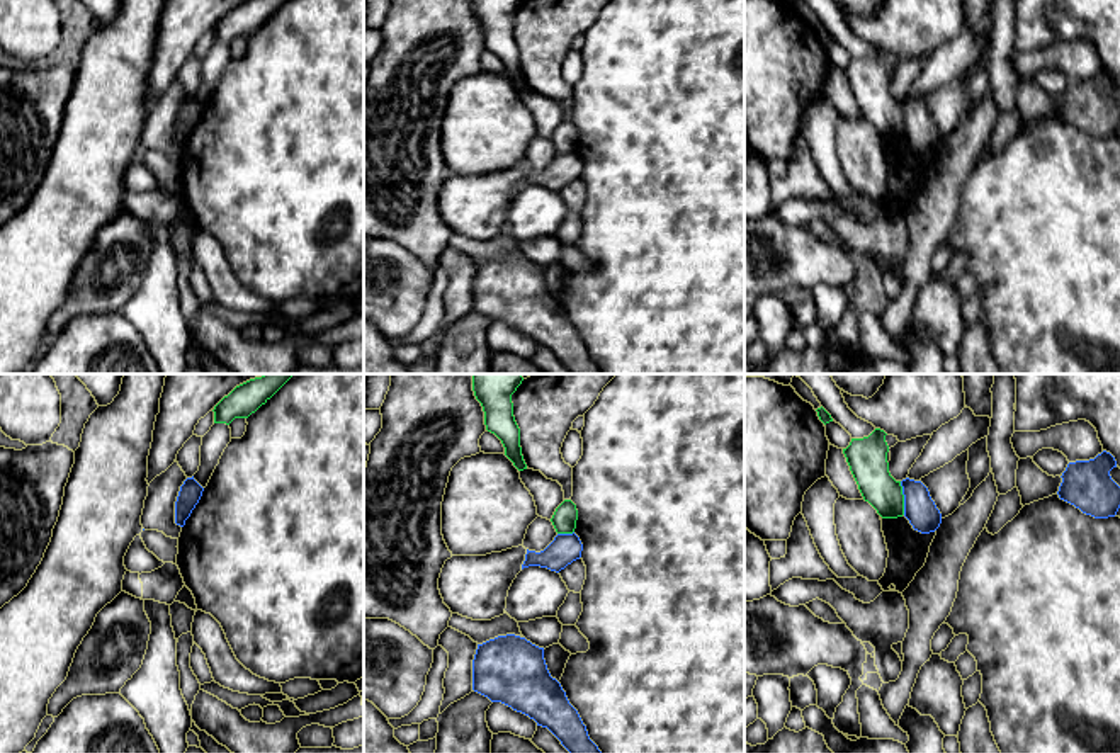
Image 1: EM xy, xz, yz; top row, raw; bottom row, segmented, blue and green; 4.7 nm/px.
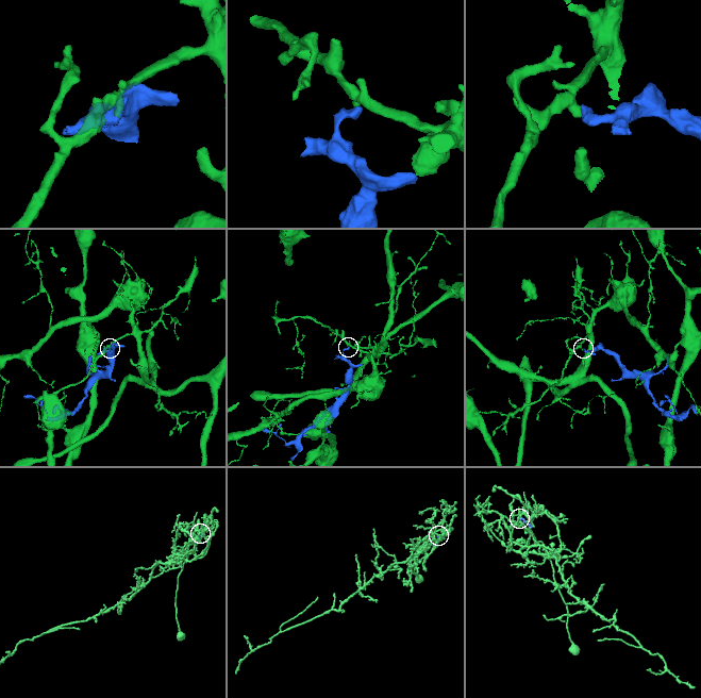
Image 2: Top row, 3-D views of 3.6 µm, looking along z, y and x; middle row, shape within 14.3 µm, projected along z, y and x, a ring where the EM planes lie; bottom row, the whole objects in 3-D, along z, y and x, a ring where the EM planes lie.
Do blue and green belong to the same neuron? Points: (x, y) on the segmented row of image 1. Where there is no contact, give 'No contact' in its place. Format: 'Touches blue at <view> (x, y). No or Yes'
Touches blue at yz (905, 498). No

